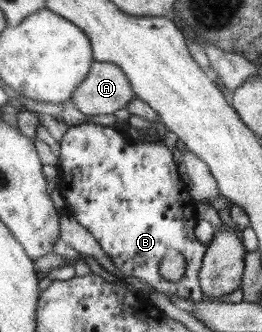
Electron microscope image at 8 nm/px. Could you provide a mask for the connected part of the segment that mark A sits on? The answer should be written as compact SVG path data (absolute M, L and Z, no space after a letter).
M94 61L71 101L85 115L111 115L136 97L126 73L114 63Z

